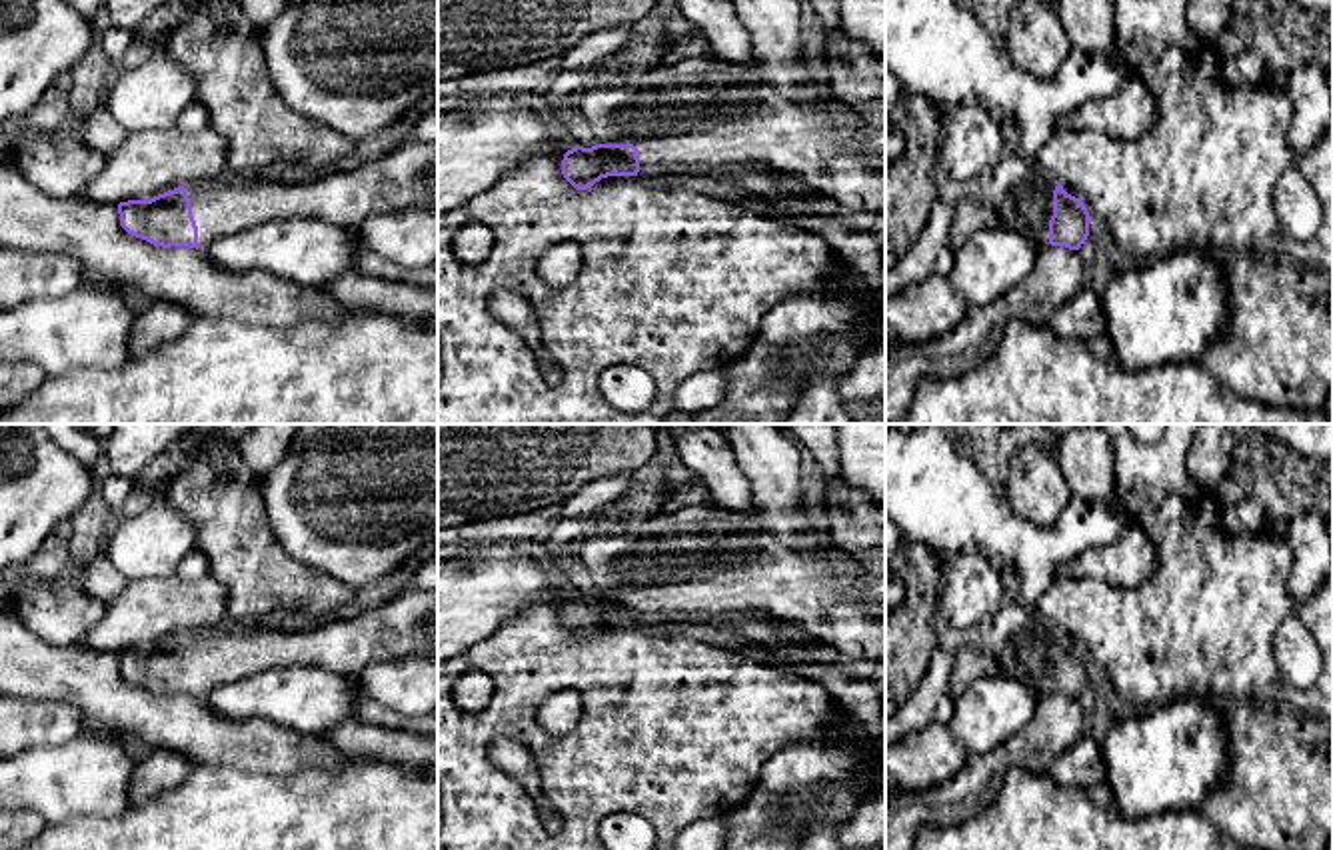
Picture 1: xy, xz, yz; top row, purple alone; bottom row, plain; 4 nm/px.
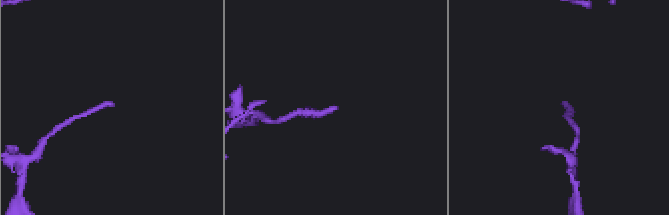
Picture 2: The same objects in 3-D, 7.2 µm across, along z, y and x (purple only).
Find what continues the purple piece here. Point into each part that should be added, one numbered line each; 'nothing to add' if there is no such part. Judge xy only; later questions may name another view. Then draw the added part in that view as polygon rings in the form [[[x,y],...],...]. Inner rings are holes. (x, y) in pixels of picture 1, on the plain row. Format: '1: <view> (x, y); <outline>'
1: xy (406, 624); [[[402,590],[396,598],[358,616],[332,616],[310,630],[280,630],[274,626],[240,624],[226,618],[218,626],[182,632],[198,674],[198,698],[220,684],[286,666],[314,666],[340,676],[356,676],[364,668],[388,660],[418,656],[438,662],[438,590]]]

